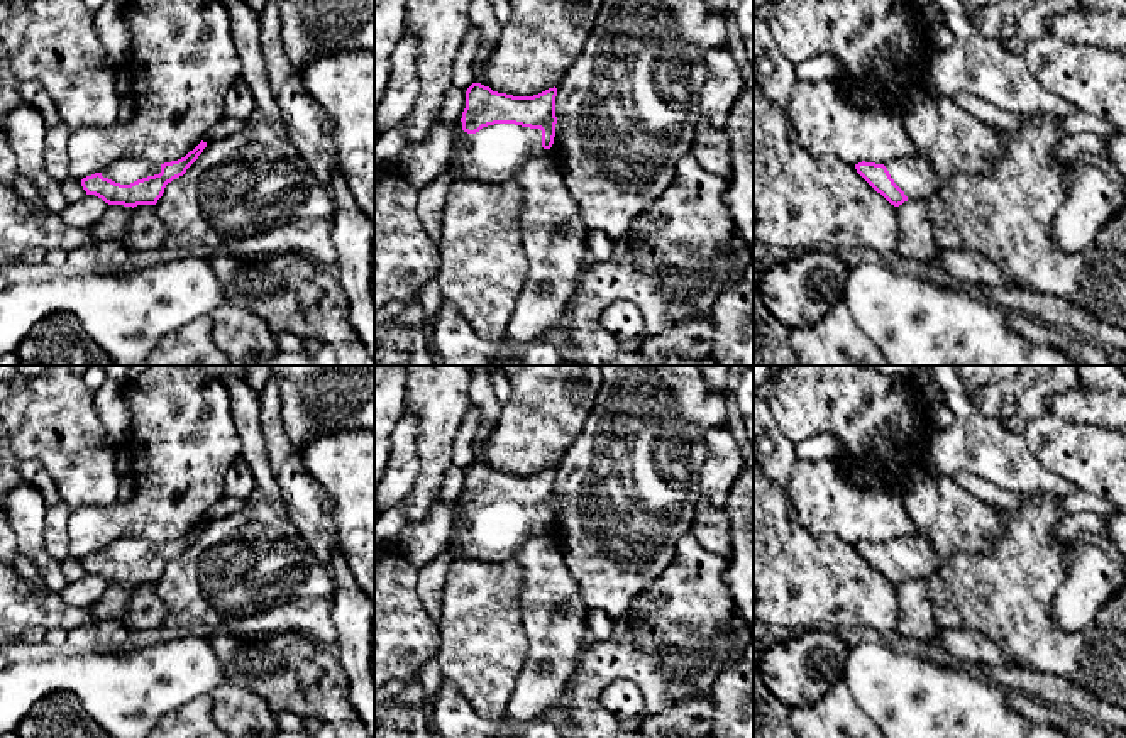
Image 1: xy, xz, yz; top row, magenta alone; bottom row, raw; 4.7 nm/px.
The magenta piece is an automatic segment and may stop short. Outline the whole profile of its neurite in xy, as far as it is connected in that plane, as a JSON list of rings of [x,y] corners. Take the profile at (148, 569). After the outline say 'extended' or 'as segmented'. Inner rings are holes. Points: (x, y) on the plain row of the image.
[[[200,521],[185,537],[164,543],[152,543],[139,538],[113,542],[100,552],[81,559],[86,574],[95,574],[108,584],[156,584],[164,567],[183,555],[207,526]]] | extended

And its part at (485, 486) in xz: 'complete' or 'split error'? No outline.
split error

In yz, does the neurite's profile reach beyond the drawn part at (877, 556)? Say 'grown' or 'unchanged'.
grown

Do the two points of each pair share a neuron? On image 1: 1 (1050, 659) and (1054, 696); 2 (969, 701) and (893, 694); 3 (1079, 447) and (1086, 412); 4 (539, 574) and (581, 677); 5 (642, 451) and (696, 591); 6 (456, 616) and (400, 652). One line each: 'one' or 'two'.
1: two
2: one
3: two
4: two
5: two
6: two

